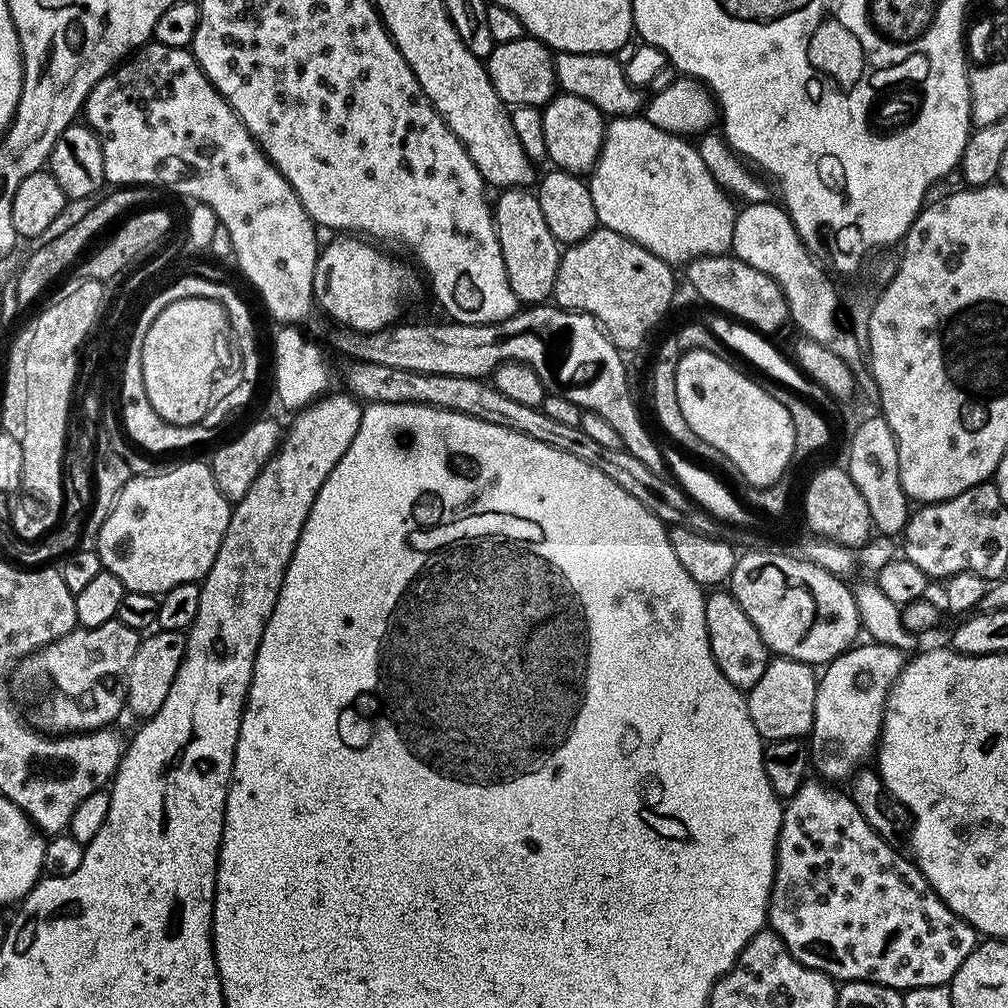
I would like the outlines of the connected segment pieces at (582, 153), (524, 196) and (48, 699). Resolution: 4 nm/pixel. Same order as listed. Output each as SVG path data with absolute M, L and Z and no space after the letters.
M557 94L543 105L542 131L546 133L546 150L548 160L559 171L575 172L577 174L591 173L600 157L606 117L586 98Z
M509 188L503 189L497 196L499 198L494 204L494 219L503 261L506 262L507 280L517 301L524 304L543 303L551 297L556 281L562 255L560 245L546 225L535 193L526 188Z
M118 619L102 622L102 626L93 628L73 628L70 638L59 636L35 652L29 652L15 665L10 676L10 690L15 703L25 709L33 708L36 711L35 727L46 732L64 730L66 734L87 734L97 728L115 725L115 720L124 708L124 688L128 684L128 674L135 665L132 663L138 660L141 639L139 631Z

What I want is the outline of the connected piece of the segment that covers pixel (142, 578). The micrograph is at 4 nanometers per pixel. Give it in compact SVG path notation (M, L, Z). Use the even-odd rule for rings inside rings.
M188 460L177 468L156 472L153 476L125 479L117 491L116 503L108 509L96 532L94 551L100 556L103 571L114 574L129 592L156 596L182 582L200 582L207 576L218 546L226 534L232 516L230 501L214 486L214 474L207 463Z

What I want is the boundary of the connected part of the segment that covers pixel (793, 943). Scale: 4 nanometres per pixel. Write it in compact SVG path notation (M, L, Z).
M812 780L801 783L796 793L783 805L784 821L780 827L780 837L776 843L776 876L772 880L772 893L768 899L767 927L777 932L782 942L788 947L788 953L802 966L813 968L815 972L822 972L831 976L833 981L847 982L850 980L871 980L874 984L885 984L887 988L907 990L909 988L925 988L926 986L951 985L954 974L962 962L974 951L978 943L976 929L956 916L946 906L946 902L933 888L928 885L924 873L916 867L911 859L903 860L889 841L866 822L866 818L858 810L847 791L839 792L828 784L819 784Z

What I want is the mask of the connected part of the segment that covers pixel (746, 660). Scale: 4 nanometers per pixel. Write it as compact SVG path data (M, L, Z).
M712 590L705 595L706 634L710 642L710 650L714 654L714 662L722 674L726 674L726 682L741 690L750 690L762 678L766 670L770 653L762 642L762 634L754 630L754 622L746 618L746 610L738 606L731 591Z

